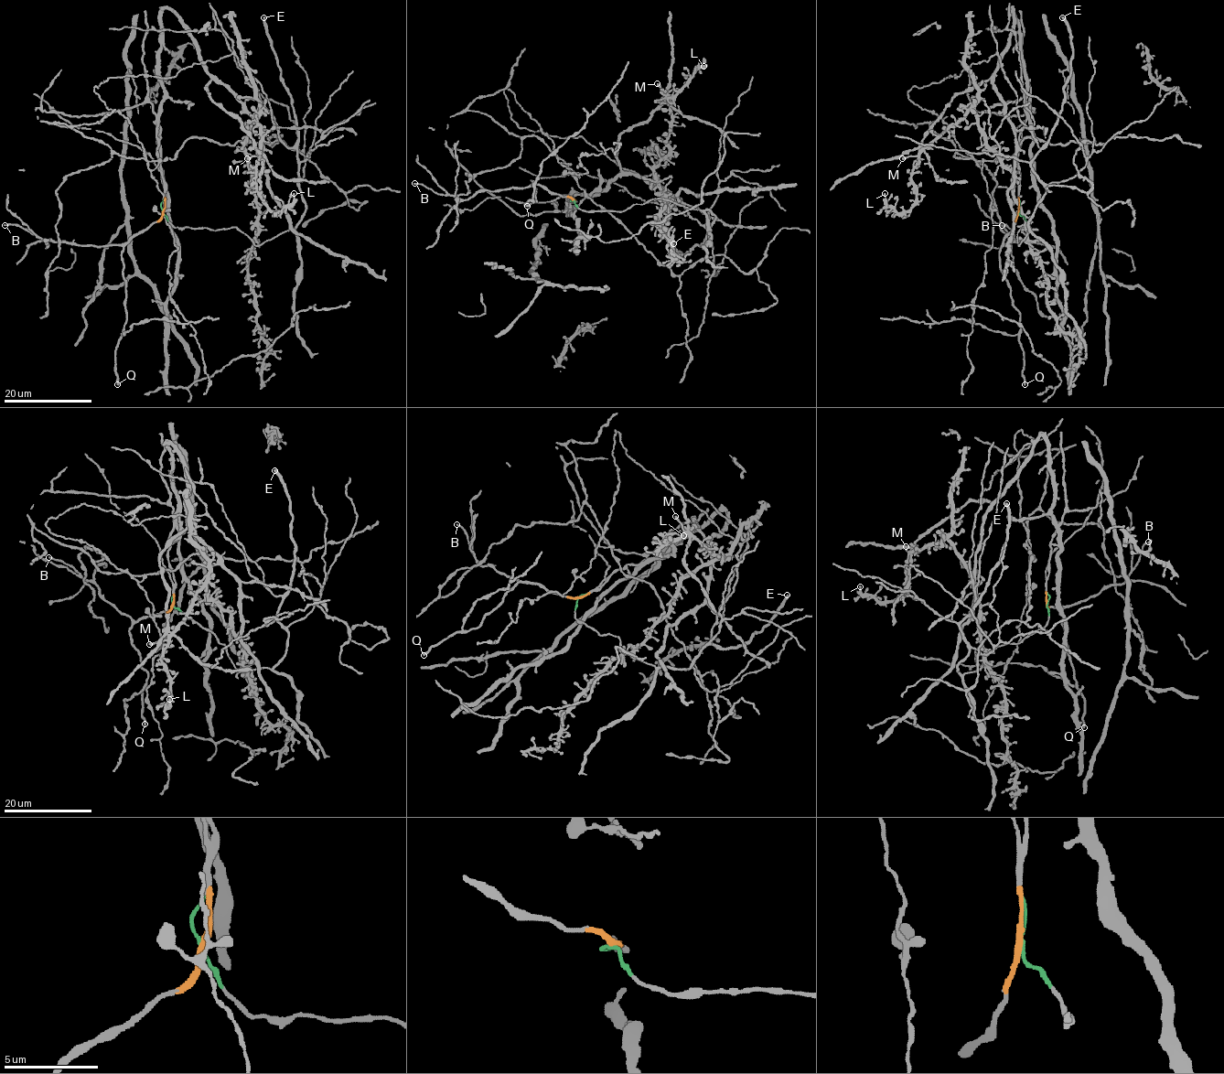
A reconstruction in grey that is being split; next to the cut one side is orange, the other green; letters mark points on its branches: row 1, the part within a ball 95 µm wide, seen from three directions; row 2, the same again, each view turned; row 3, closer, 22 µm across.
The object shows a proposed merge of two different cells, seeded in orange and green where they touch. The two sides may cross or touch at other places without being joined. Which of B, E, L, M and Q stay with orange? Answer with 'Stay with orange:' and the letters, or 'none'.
Stay with orange: B, Q

